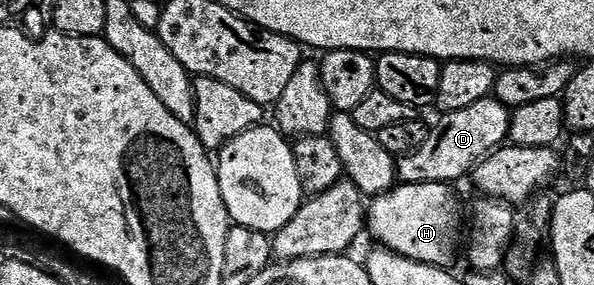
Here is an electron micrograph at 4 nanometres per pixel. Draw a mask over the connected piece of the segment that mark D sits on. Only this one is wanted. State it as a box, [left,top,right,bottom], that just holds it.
[396,96,512,184]

